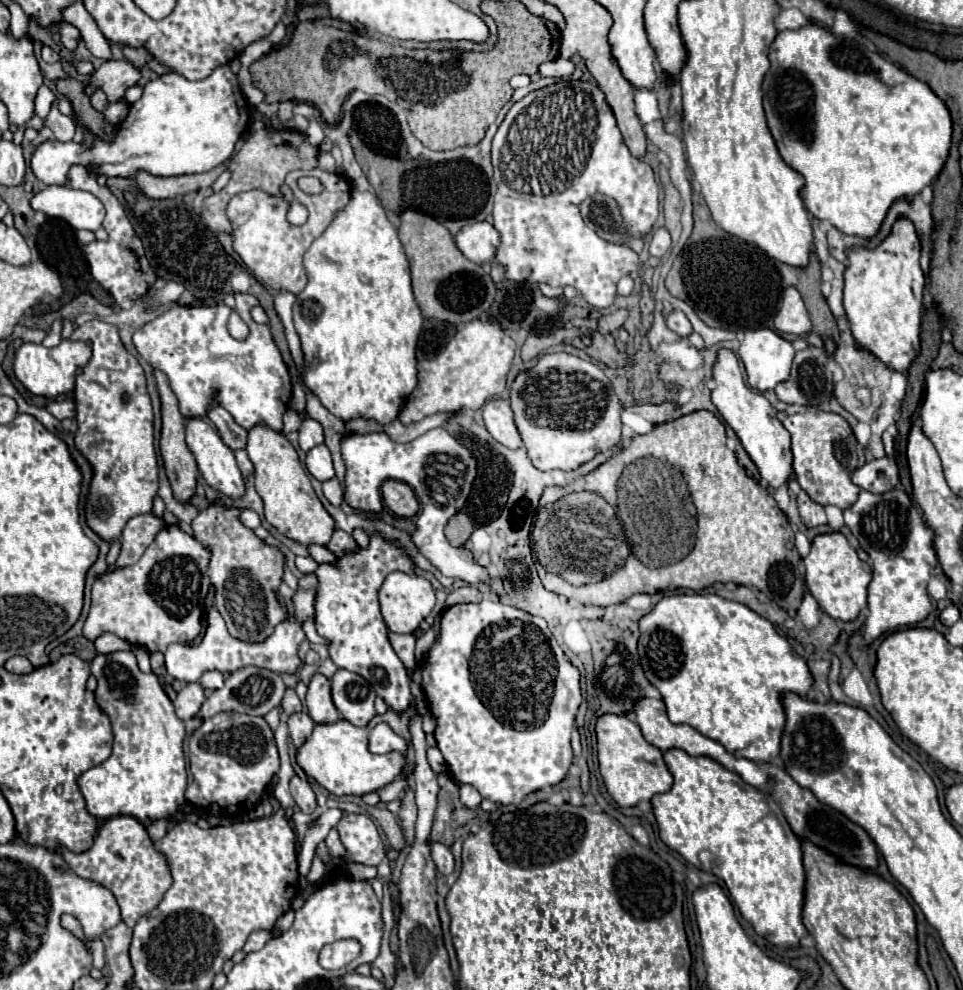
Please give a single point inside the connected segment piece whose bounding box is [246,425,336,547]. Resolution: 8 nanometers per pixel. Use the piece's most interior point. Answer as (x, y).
(290, 505)

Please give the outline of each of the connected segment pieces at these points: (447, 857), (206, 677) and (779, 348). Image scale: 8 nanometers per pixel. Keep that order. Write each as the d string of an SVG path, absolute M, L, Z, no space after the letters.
M432 843L432 859L434 859L440 873L450 875L454 871L454 857L452 857L452 851L446 845Z
M206 671L202 677L200 677L200 681L198 681L204 689L220 689L222 685L224 685L224 677L222 677L222 673L220 671Z
M756 329L744 335L740 359L746 367L748 383L758 391L766 391L790 377L794 347L772 329Z

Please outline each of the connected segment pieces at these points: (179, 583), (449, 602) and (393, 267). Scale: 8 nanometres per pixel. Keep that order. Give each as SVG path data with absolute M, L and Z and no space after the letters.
M178 525L164 527L150 543L150 547L144 551L138 563L128 567L118 567L96 579L92 587L92 607L84 623L84 637L96 641L100 635L112 633L130 645L148 649L148 653L158 653L158 651L164 653L170 643L192 643L192 639L202 629L204 597L210 587L206 575L208 559L210 553L194 537L184 533Z
M460 587L460 589L454 589L450 595L446 598L446 607L452 607L452 605L458 605L458 603L478 603L482 601L482 593L476 589L476 587Z
M352 191L350 201L338 211L328 229L304 253L308 285L296 295L294 325L304 351L304 385L312 389L322 405L342 421L358 415L390 423L400 405L418 384L417 343L424 319L412 295L410 267L398 239L398 229L388 221L378 197L370 191Z

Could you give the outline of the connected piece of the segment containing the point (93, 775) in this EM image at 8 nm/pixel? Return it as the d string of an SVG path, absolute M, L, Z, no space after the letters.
M132 651L96 655L90 663L98 681L94 691L98 707L108 715L114 733L112 755L98 767L78 777L86 811L96 819L130 815L142 823L170 817L186 803L186 761L184 761L184 721L174 713L174 705L164 693L154 673L144 675Z

